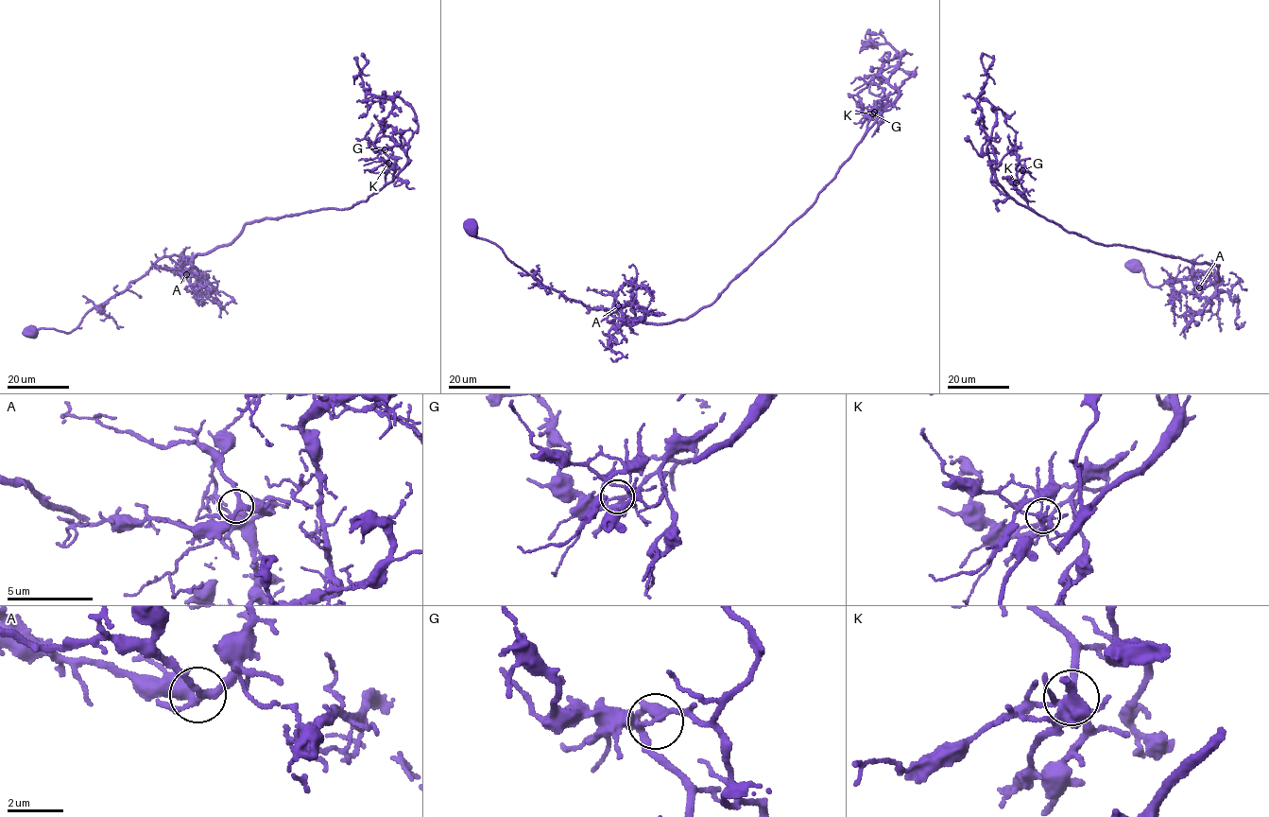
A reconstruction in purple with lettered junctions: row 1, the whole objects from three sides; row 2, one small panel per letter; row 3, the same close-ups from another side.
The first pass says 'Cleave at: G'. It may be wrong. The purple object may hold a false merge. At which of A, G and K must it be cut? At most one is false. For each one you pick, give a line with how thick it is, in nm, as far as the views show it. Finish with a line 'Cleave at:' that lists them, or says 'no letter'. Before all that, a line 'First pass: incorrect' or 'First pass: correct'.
First pass: correct
G: 200 nm thick
Cleave at: G

